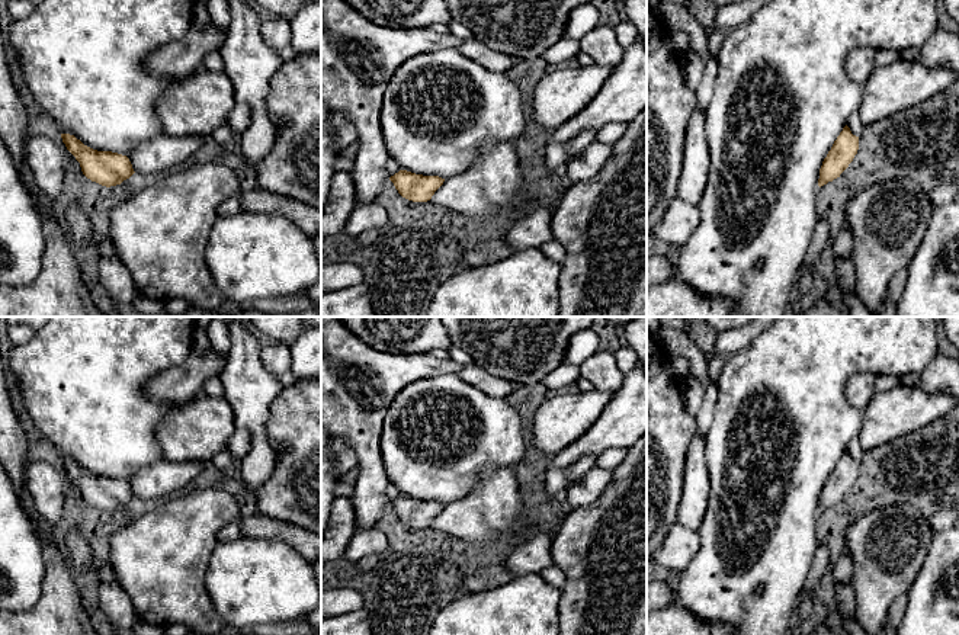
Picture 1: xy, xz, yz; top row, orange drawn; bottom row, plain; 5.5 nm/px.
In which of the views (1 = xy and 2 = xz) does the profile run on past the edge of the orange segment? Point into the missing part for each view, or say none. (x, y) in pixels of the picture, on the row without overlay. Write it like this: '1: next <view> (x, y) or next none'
1: next none
2: next none

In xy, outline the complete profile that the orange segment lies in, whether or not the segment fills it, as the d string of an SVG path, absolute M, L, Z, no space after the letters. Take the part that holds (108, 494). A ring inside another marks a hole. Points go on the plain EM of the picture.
M61 459L61 464L80 488L83 500L92 507L110 513L121 510L135 498L126 481L93 475L70 459Z

